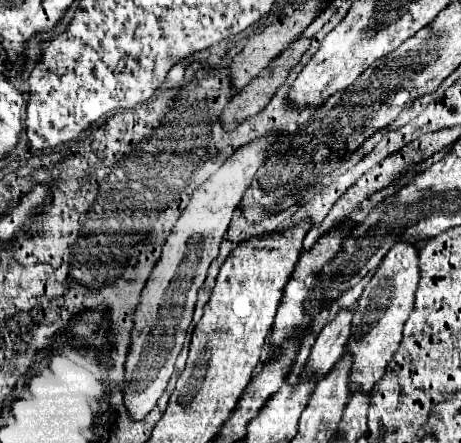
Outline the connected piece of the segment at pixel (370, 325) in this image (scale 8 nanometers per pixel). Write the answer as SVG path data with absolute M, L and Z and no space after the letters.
M399 241L379 263L375 275L367 283L355 311L351 325L351 339L347 349L355 355L355 367L351 369L351 387L363 387L371 391L375 383L383 377L385 365L393 359L401 343L403 325L413 313L415 293L419 287L419 247L415 243Z

